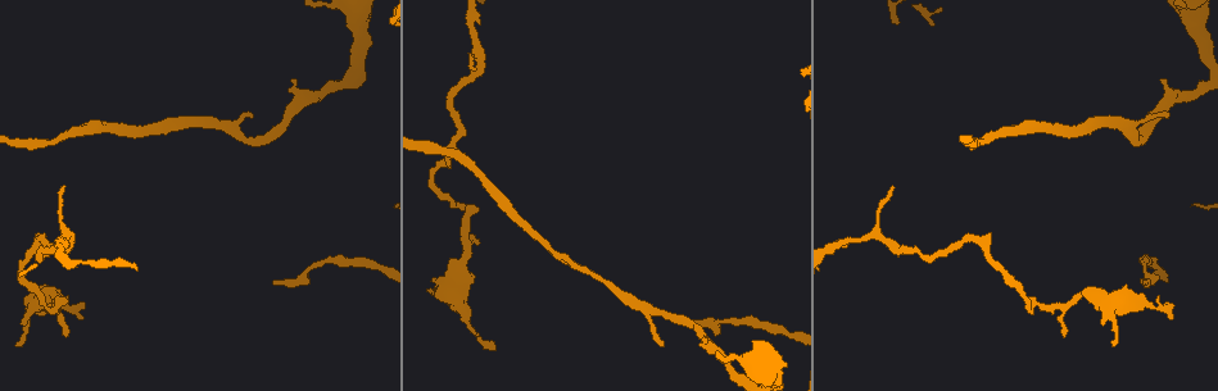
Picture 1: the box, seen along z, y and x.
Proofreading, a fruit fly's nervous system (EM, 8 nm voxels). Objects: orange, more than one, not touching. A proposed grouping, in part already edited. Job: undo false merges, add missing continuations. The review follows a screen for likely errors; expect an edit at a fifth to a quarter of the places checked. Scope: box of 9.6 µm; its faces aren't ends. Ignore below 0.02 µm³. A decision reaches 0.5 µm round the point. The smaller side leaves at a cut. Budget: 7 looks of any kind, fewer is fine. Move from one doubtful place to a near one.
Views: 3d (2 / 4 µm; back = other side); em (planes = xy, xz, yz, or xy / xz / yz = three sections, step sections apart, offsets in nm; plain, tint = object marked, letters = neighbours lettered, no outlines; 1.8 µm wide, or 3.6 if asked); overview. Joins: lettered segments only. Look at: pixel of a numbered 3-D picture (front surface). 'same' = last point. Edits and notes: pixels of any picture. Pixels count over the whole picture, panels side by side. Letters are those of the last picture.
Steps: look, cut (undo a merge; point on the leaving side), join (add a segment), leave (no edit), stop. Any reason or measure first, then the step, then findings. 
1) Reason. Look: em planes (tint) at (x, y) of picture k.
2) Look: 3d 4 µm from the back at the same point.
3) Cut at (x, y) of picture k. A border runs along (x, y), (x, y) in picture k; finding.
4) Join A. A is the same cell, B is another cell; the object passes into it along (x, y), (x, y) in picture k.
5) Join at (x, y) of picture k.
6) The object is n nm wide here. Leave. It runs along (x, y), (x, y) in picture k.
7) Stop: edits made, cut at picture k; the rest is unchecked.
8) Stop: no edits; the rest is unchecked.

Branch stops here. Look: 3d 4 µm at (1144, 282) of picture 1.

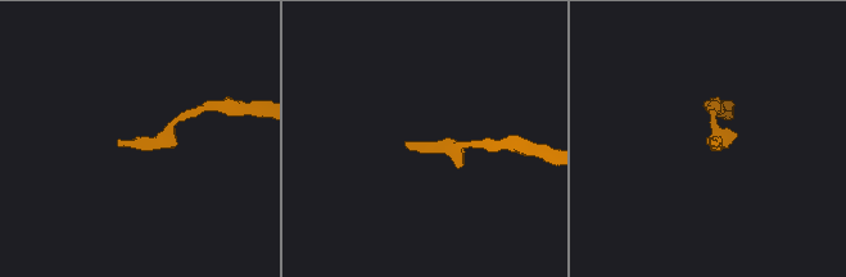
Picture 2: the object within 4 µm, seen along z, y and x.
Look: em xz step 16 (letters) at (119, 143) of picture 2.

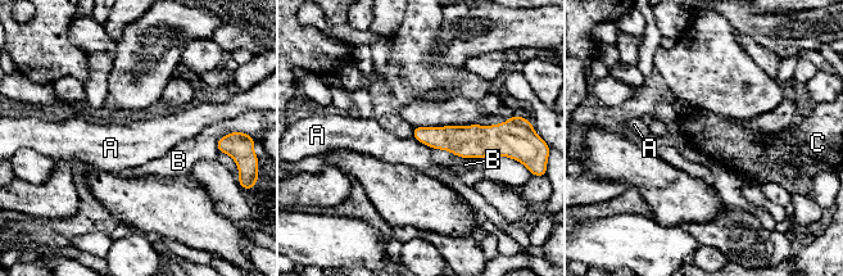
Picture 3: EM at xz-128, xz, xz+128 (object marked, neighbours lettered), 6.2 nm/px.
Another direction. Look: em planes (letters) at the same point.

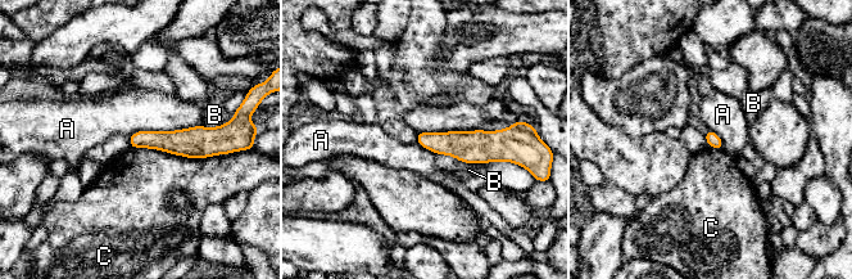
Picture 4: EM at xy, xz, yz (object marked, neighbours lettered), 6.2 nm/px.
Leave. A, B and C are other cells; a border runs along (200, 125), (137, 130), (128, 136) in picture 4; none of them fits.

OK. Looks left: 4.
Look: 3d 4 µm at (426, 291) of picture 1.

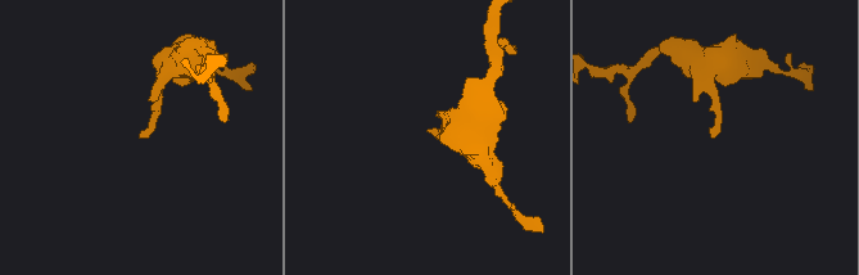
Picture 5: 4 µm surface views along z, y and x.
Need the tissue. Look: em xz step 4 (tint) at (139, 134) of picture 5.

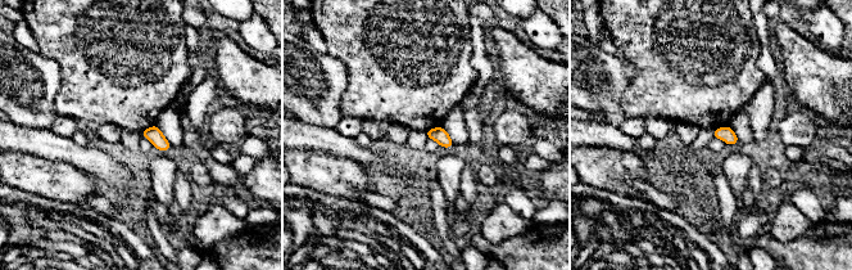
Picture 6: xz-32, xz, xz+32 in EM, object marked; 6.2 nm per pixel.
Another direction. Look: em planes (letters) at the same point.

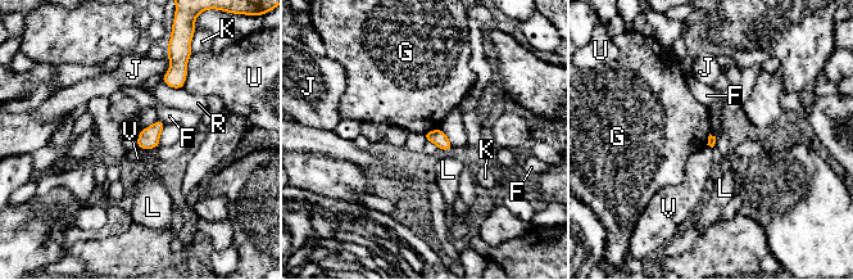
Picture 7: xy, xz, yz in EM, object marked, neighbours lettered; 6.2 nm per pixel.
The longest contact is with U, 170 nm. Leave. F, G, J, K, L, R, U and V are other cells; a border runs along (438, 127), (423, 132) in picture 7; no lettered segment goes on from it.

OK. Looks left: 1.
Abrupt turn. Look: em planes (letters) at (1032, 309) of picture 1.

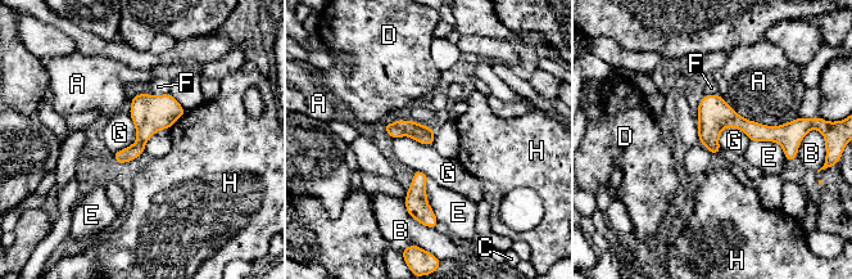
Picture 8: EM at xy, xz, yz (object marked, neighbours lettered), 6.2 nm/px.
The longest contact is with A, 550 nm. Leave. A, B, C, D, E, F, G and H are other cells; it runs along (701, 107), (756, 131), (793, 136) in picture 8; continuous, no second cell.

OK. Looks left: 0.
Stop: no edits; the rest is unchecked.

